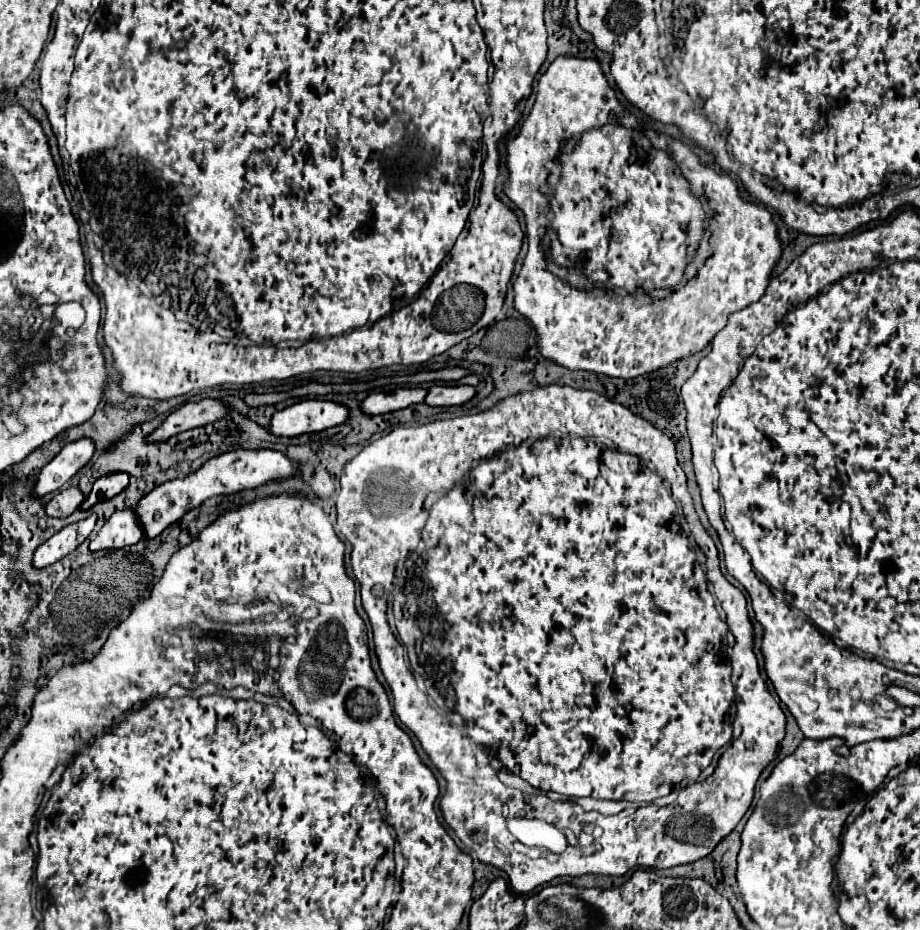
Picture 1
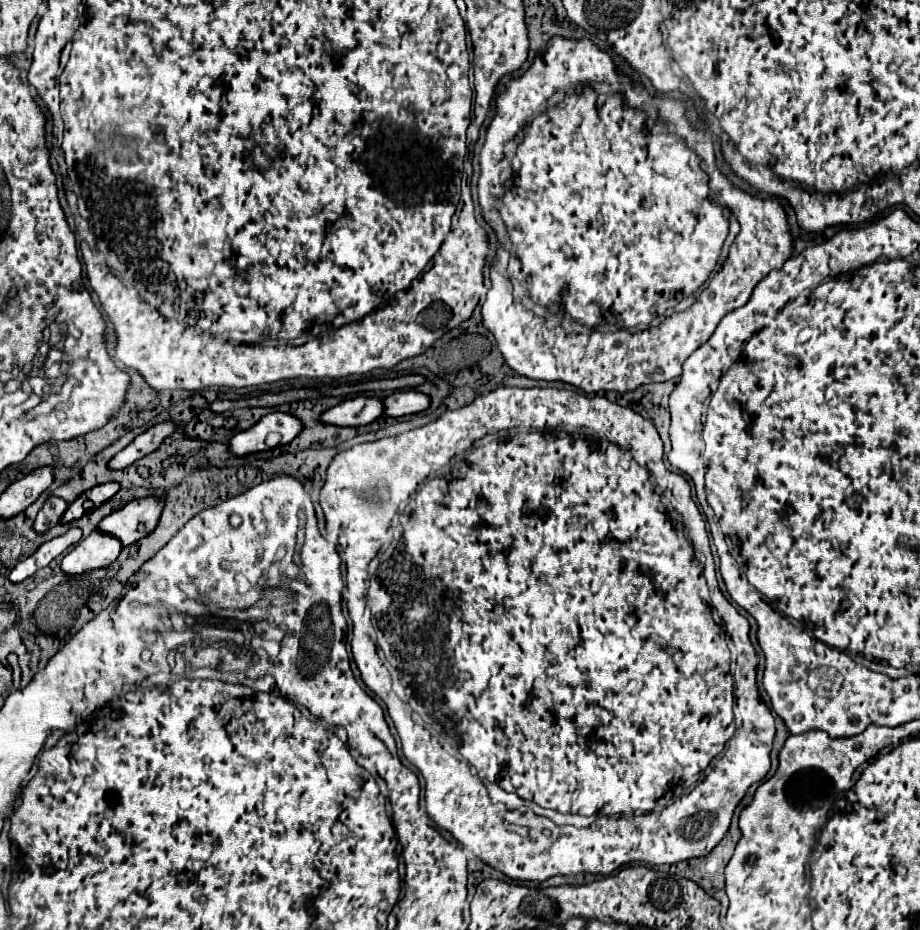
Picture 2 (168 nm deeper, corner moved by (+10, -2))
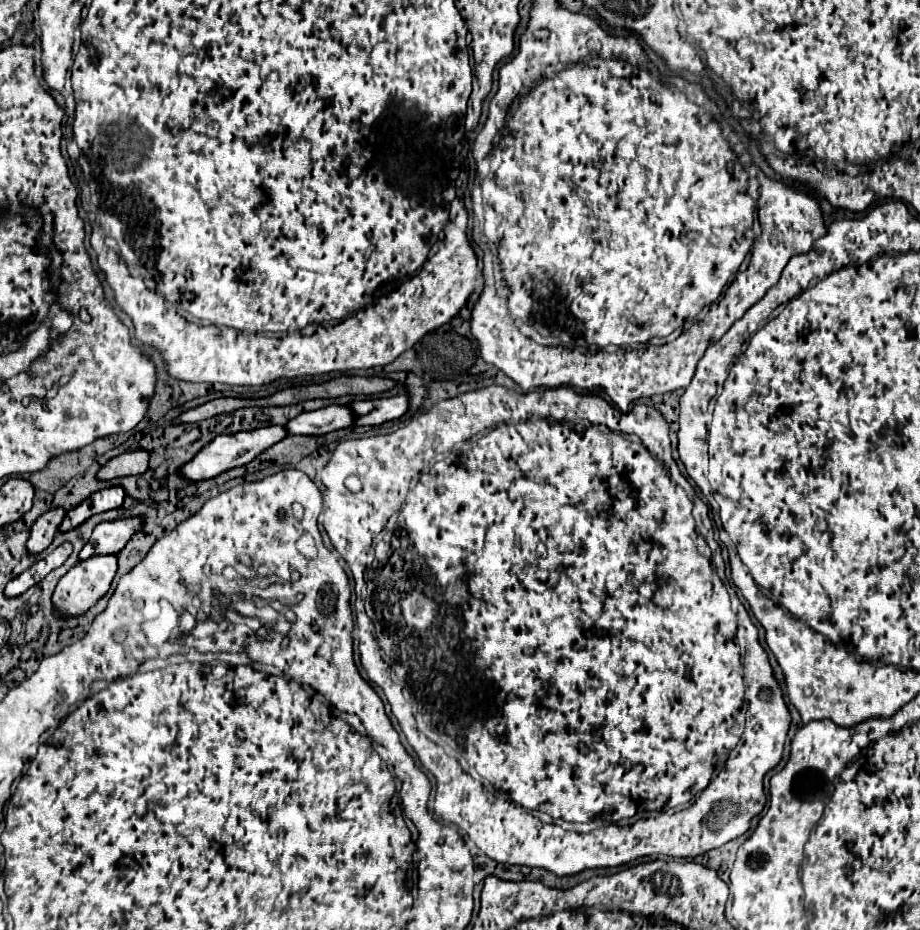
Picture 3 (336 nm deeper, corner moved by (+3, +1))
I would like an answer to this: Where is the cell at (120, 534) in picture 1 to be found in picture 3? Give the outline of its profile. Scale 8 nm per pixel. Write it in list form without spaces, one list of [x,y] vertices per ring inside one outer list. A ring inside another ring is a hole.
[[[99,554],[79,560],[57,584],[53,606],[61,614],[77,616],[87,612],[111,586],[117,572],[117,556]]]

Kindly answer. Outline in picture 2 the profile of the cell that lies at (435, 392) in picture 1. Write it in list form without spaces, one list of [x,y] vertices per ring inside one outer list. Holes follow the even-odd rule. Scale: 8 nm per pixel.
[[[410,389],[410,391],[396,391],[384,397],[382,403],[384,403],[386,417],[404,417],[404,415],[414,415],[414,413],[428,409],[430,397]]]

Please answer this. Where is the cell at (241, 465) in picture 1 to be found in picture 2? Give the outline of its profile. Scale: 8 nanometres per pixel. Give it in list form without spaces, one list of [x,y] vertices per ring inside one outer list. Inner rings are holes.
[[[154,497],[134,499],[122,509],[104,517],[96,529],[120,539],[122,545],[132,545],[152,533],[156,521],[160,519],[160,505],[164,503],[158,503]]]

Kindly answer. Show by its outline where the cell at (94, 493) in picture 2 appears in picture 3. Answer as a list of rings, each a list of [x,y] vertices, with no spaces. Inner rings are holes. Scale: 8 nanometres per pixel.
[[[117,486],[99,490],[95,494],[91,494],[91,512],[99,514],[99,512],[107,512],[111,508],[117,508]]]

